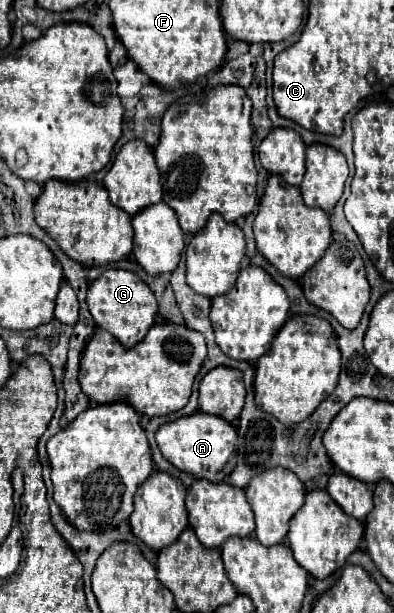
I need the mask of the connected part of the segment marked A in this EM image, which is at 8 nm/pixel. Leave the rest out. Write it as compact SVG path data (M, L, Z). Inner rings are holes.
M196 412L192 416L184 416L176 422L168 422L158 428L156 442L162 456L174 464L178 470L188 472L196 478L206 478L210 482L224 482L234 468L234 454L236 454L236 430L232 424L218 416L210 416L204 412Z

